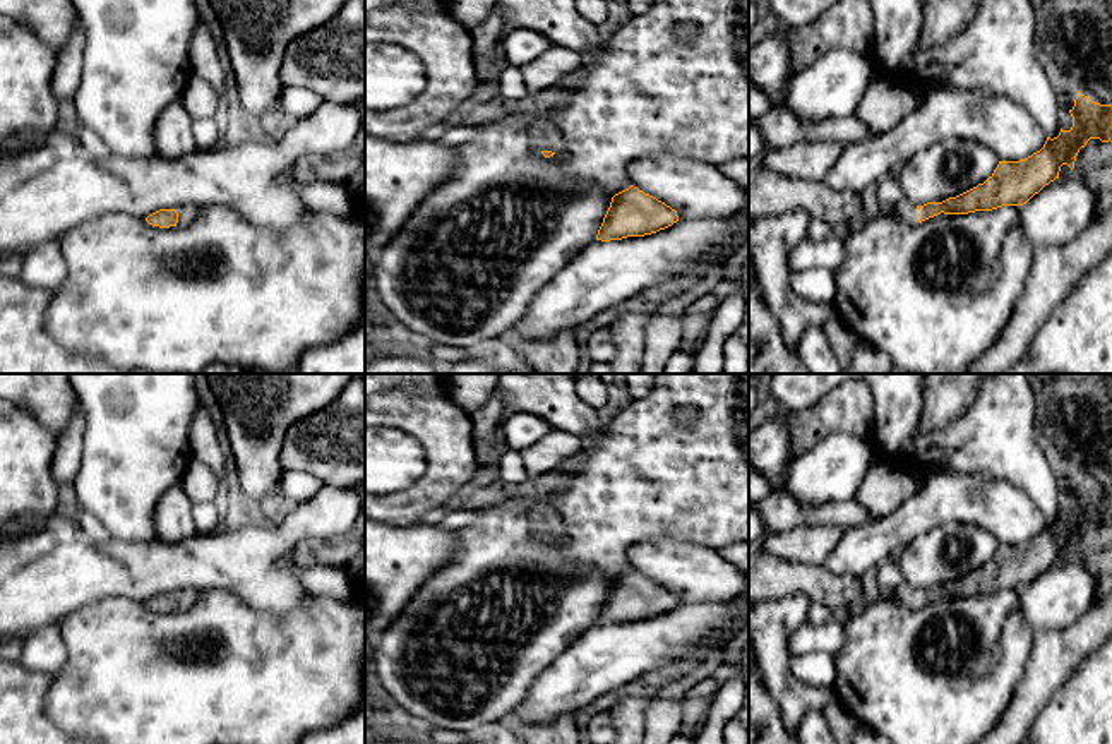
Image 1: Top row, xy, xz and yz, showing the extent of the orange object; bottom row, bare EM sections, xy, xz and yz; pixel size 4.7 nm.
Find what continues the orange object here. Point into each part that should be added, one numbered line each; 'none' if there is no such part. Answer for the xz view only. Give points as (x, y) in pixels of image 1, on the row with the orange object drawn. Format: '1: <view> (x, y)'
1: xz (545, 136)

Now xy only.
1: xy (185, 211)

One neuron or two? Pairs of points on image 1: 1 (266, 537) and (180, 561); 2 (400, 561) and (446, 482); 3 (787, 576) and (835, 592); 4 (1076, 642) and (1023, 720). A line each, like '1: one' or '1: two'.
1: one
2: two
3: one
4: one

